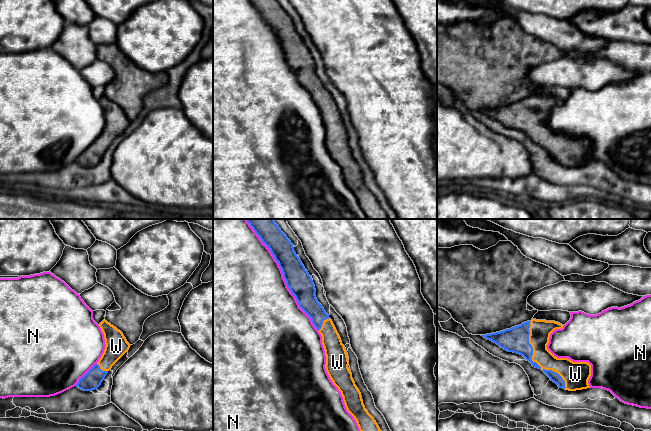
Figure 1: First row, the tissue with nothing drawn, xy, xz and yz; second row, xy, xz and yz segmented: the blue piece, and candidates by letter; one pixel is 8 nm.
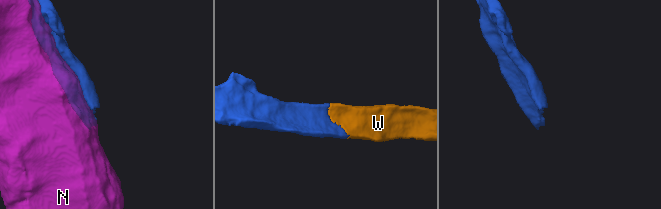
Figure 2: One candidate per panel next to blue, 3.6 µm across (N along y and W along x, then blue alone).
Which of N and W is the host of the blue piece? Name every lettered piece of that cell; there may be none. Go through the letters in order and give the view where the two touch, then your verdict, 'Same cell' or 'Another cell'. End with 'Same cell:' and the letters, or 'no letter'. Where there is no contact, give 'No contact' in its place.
N: Touches blue in xz. Another cell
W: Touches blue in yz. Same cell
Same cell: W

